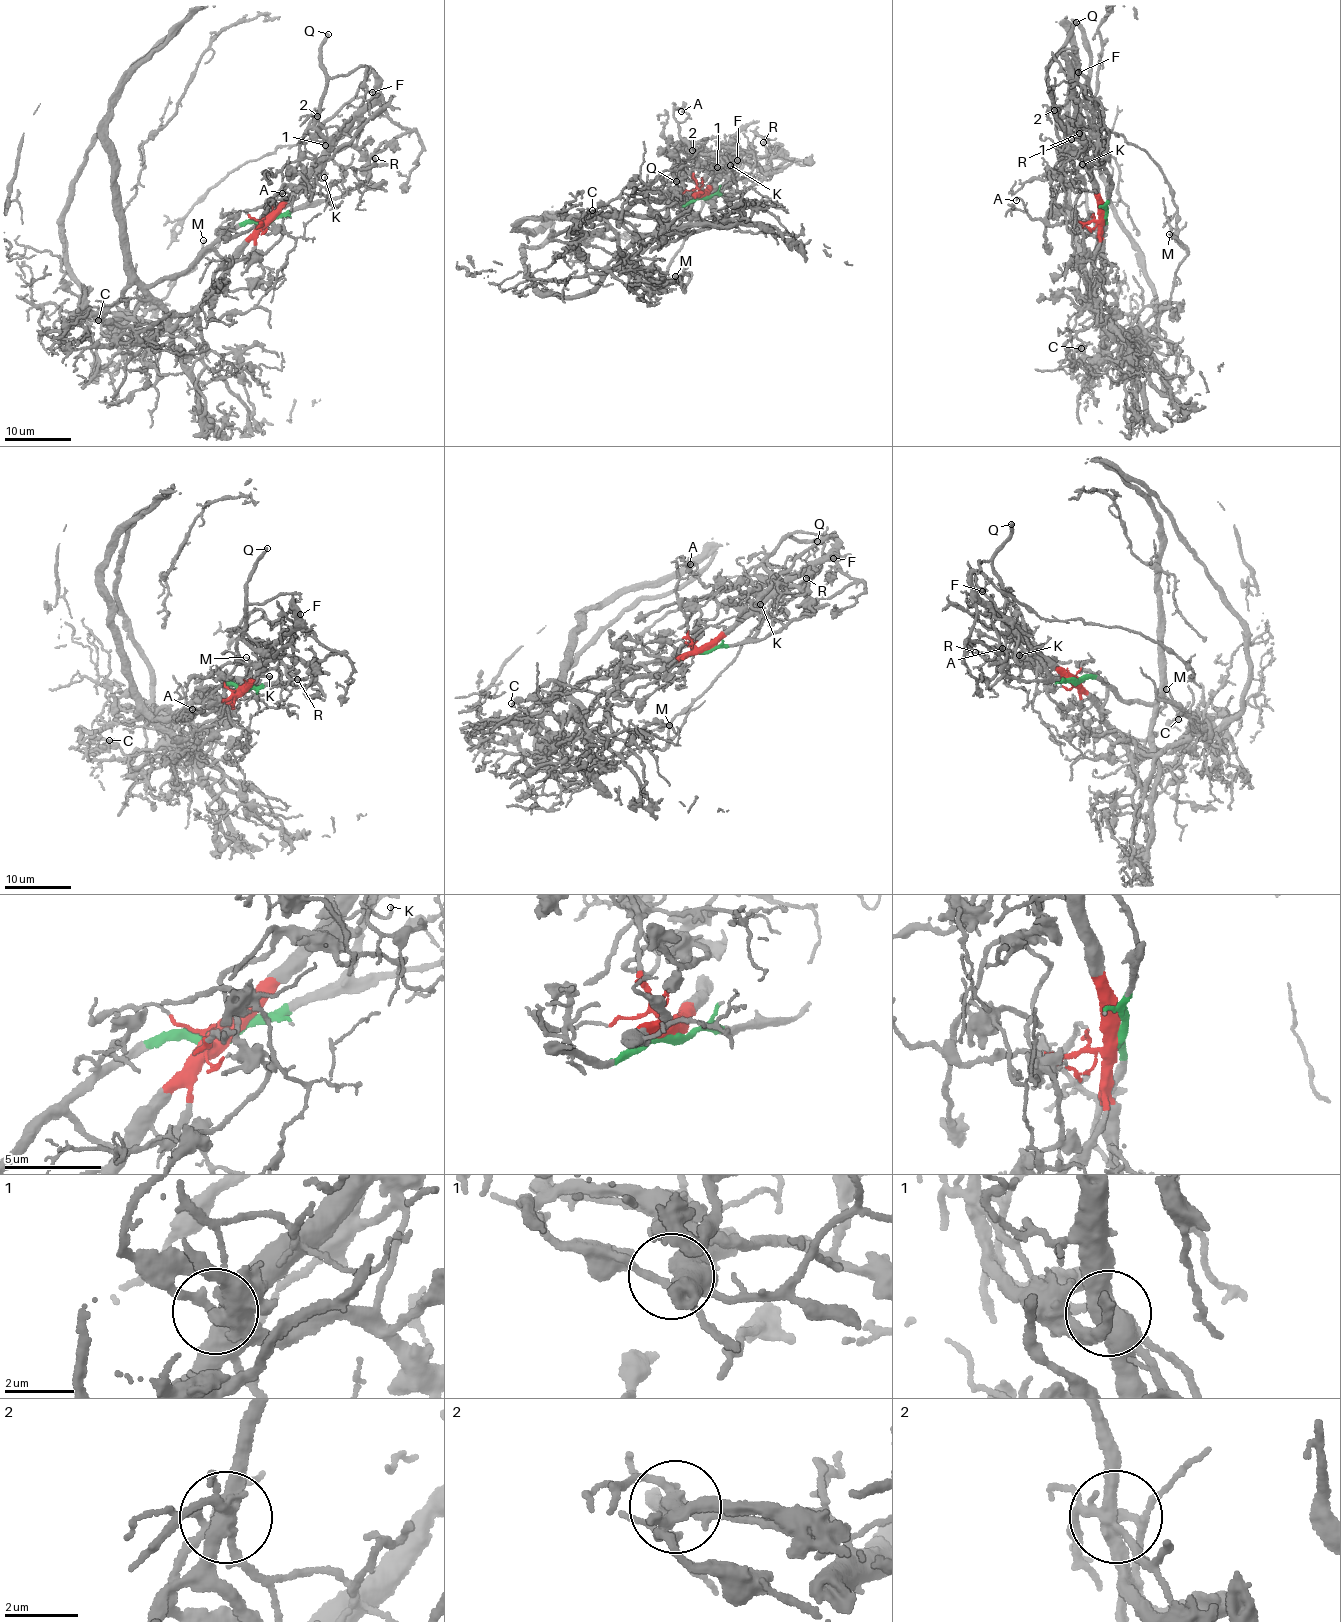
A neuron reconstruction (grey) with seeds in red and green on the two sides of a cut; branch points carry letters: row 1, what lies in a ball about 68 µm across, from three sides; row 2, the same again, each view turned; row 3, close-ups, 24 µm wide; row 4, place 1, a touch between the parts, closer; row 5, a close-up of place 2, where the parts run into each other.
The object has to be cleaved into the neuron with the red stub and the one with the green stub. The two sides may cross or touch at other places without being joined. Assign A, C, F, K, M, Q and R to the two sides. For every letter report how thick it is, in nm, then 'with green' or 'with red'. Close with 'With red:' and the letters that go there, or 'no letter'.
A: 110 nm thick; with red
C: 110 nm thick; with red
F: 60 nm thick; with red
K: 140 nm thick; with green
M: 130 nm thick; with green
Q: 300 nm thick; with green
R: 300 nm thick; with red
With red: A, C, F, R

